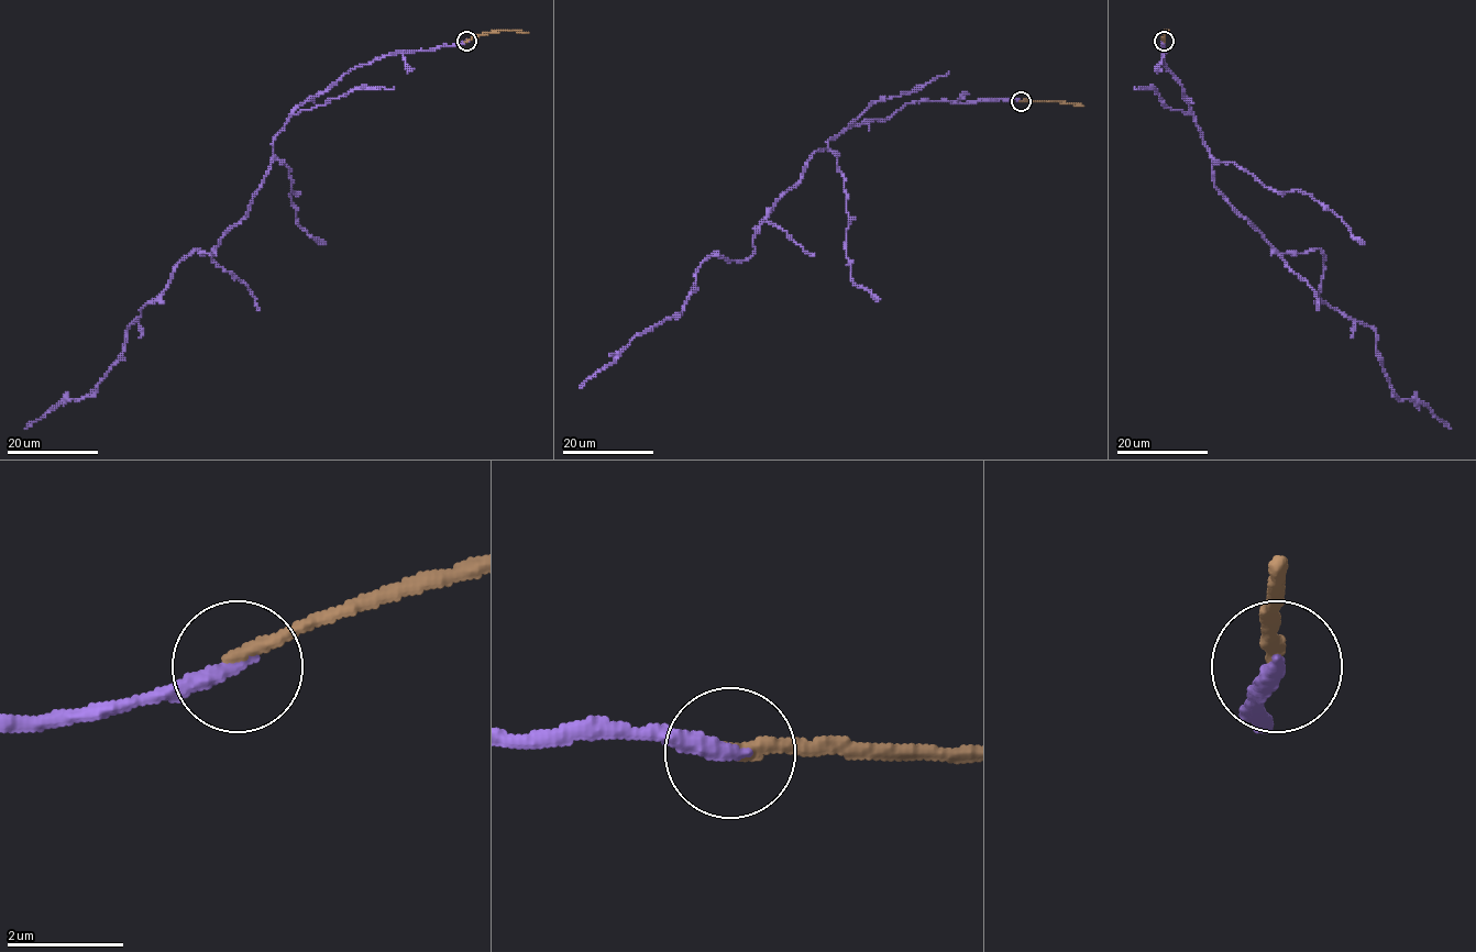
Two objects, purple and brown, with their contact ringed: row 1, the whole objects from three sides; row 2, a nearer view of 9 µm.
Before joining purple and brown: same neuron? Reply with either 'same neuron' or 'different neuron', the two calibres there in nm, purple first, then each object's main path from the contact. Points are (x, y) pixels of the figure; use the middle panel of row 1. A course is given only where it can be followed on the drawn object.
different neuron; calibres 320 and 240 nm; course purple (1021, 100), (913, 101), (828, 140), (778, 200), (748, 258), (708, 256), (683, 311), (638, 333), (580, 387); course brown (1021, 100), (1082, 104)

